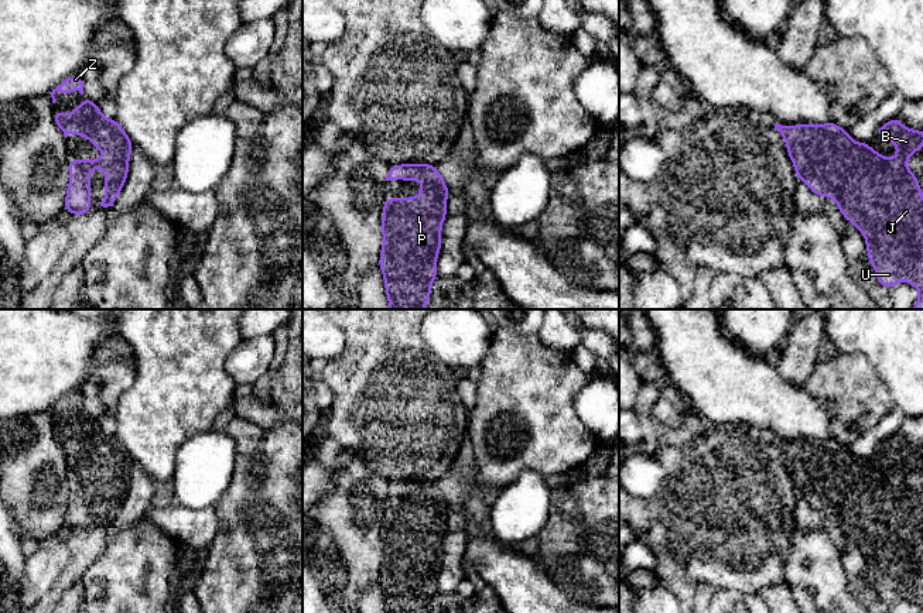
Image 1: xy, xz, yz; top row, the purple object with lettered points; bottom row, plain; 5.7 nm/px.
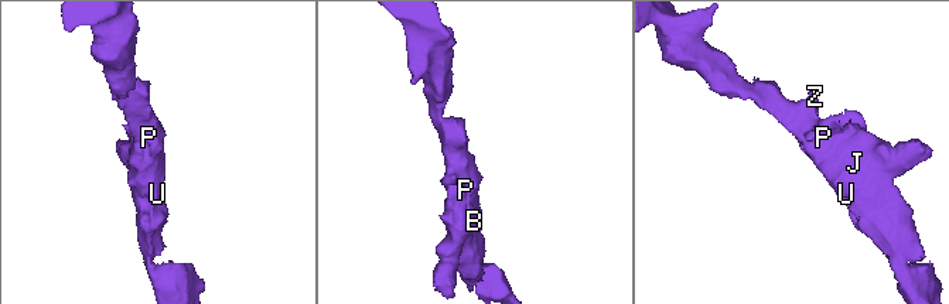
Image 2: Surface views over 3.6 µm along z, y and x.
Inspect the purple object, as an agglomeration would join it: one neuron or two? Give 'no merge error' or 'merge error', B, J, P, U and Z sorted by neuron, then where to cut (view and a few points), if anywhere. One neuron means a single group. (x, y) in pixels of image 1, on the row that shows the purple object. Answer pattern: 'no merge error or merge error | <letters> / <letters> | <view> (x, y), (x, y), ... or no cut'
no merge error | B J P U Z | no cut

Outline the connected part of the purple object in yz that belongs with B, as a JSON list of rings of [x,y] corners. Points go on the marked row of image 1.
[[[898,116],[881,126],[875,136],[889,138],[898,150],[896,157],[885,158],[866,141],[855,143],[848,130],[834,121],[796,126],[776,123],[775,129],[787,144],[796,177],[820,198],[833,198],[841,215],[861,230],[878,285],[888,290],[899,281],[915,285],[919,299],[912,309],[923,309],[923,194],[917,177],[906,165],[907,158],[923,148],[923,130],[903,126]]]

